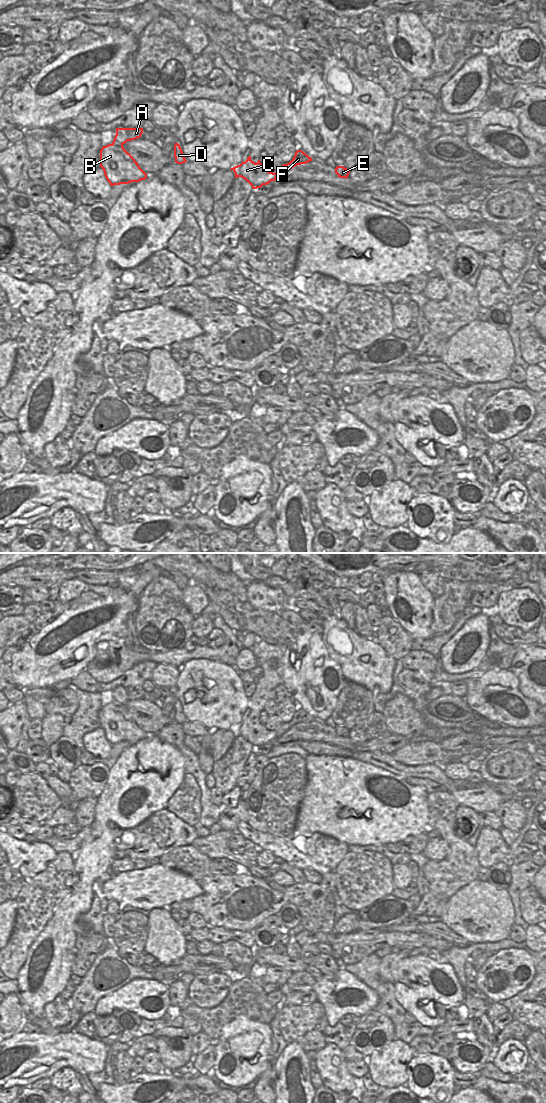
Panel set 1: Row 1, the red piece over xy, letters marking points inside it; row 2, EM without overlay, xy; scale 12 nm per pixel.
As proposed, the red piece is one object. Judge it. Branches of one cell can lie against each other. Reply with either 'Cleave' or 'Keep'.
Cleave.

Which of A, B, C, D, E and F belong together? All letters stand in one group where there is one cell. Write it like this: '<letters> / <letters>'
A C D E F / B

